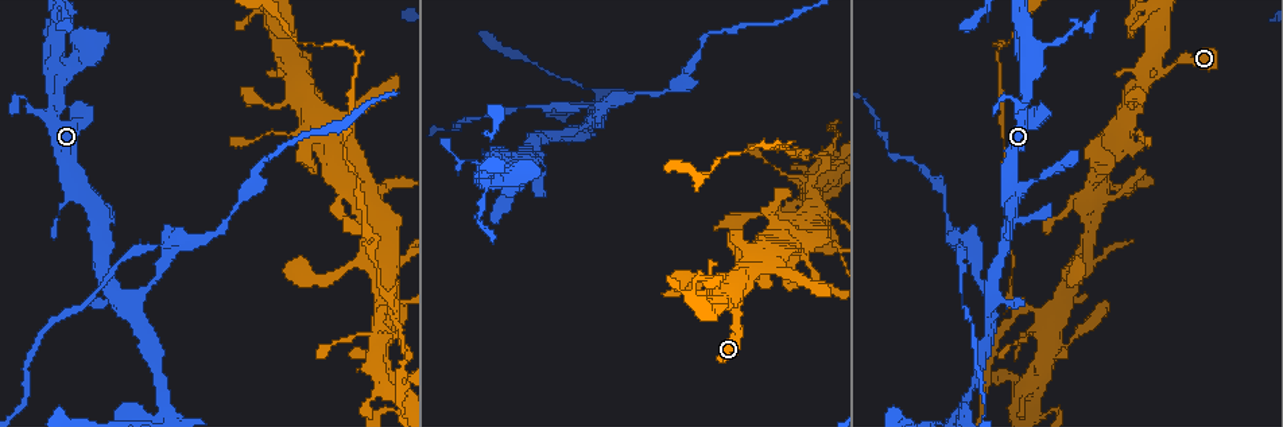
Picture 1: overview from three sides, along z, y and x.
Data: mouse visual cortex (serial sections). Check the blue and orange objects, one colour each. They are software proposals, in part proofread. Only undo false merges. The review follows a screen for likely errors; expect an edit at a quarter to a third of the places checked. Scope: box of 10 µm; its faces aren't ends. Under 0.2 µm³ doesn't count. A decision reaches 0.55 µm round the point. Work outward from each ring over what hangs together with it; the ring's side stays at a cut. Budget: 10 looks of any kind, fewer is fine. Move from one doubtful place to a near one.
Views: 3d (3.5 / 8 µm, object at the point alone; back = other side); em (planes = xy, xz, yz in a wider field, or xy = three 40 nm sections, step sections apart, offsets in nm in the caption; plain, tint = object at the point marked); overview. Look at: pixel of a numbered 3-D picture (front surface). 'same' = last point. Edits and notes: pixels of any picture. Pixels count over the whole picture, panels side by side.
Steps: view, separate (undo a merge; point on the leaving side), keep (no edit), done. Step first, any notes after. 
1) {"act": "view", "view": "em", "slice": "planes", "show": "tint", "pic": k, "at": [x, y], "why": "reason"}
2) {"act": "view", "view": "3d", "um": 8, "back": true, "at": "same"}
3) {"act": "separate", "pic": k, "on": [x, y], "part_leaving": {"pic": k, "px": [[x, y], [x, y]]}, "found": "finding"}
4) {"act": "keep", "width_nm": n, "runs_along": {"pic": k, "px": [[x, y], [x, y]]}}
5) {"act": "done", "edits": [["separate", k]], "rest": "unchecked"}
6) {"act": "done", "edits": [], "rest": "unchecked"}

{"act": "view", "view": "3d", "um": 3.5, "pic": 1, "at": [989, 295], "why": "calibre changes"}

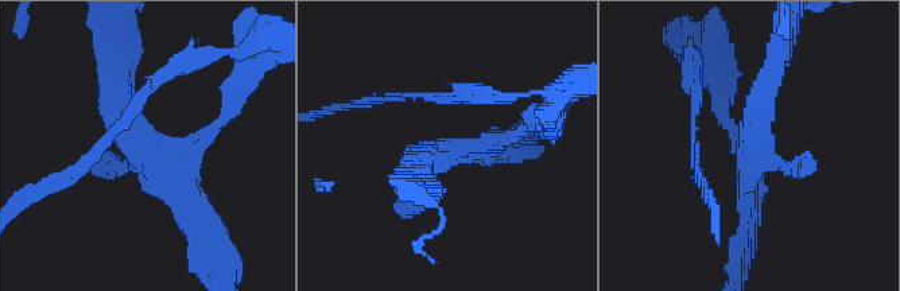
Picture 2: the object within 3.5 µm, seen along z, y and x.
{"act": "view", "view": "em", "slice": "xy", "step": 5, "show": "tint", "pic": 2, "at": [452, 150], "why": "shape alone is not enough"}

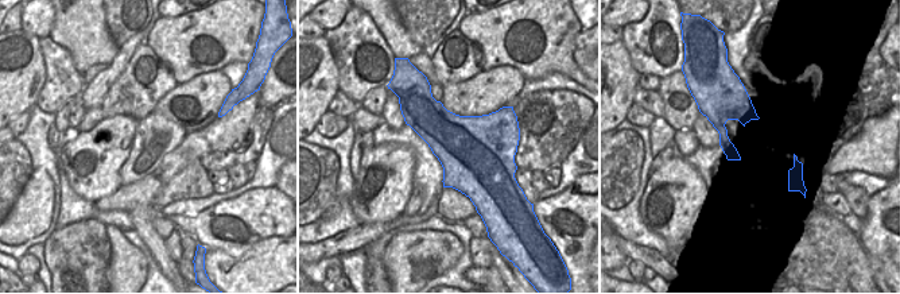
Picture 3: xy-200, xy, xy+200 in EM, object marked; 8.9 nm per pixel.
{"act": "keep", "found": "continuous, no second cell"}

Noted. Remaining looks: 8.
{"act": "view", "view": "3d", "um": 3.5, "pic": 1, "at": [599, 111], "why": "narrows sharply"}

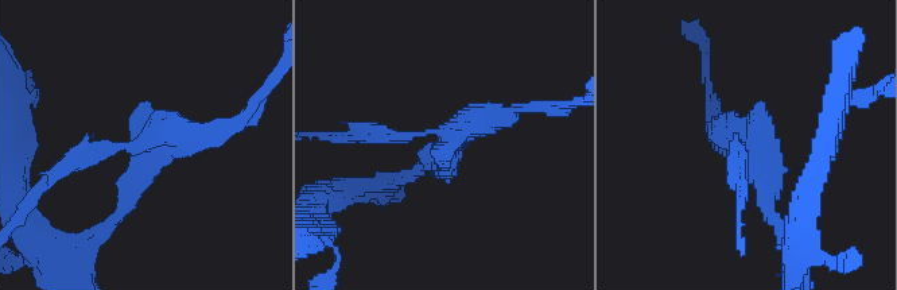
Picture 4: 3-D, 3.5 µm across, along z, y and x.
{"act": "view", "view": "em", "slice": "xy", "step": 2, "show": "tint", "pic": 4, "at": [746, 144], "why": "shape alone is not enough"}

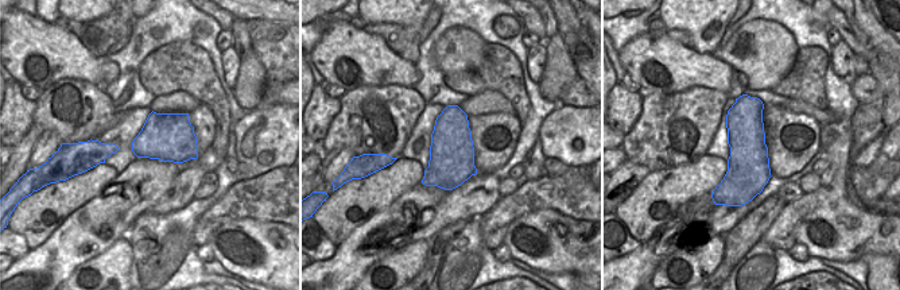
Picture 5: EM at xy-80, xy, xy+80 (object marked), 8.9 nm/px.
{"act": "separate", "pic": 4, "on": [186, 127], "part_leaving": {"pic": 4, "px": [[147, 143], [235, 127], [259, 97]]}, "found": "a second cell is stuck on"}

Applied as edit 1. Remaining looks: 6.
{"act": "view", "view": "overview"}

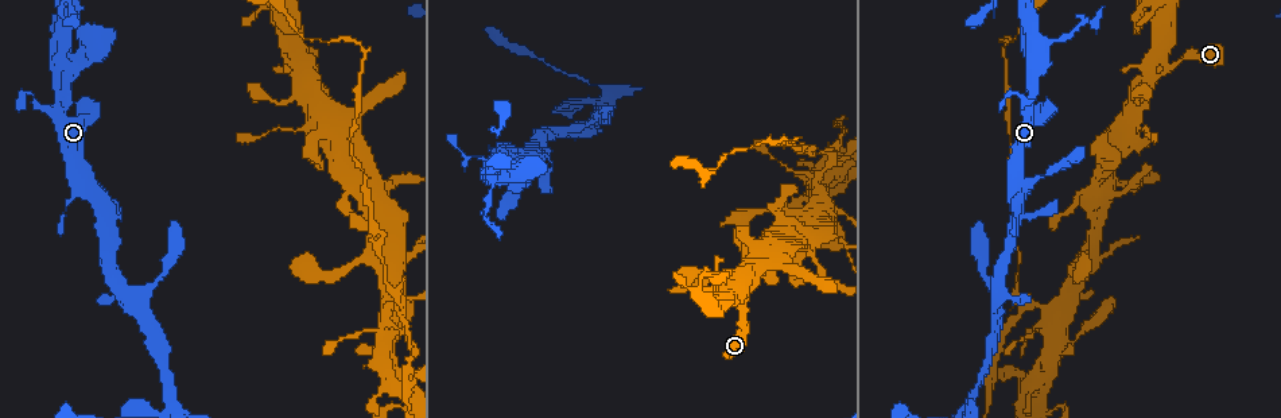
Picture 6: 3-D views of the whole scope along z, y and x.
{"act": "view", "view": "3d", "um": 3.5, "pic": 6, "at": [353, 174], "why": "thick turns thin"}

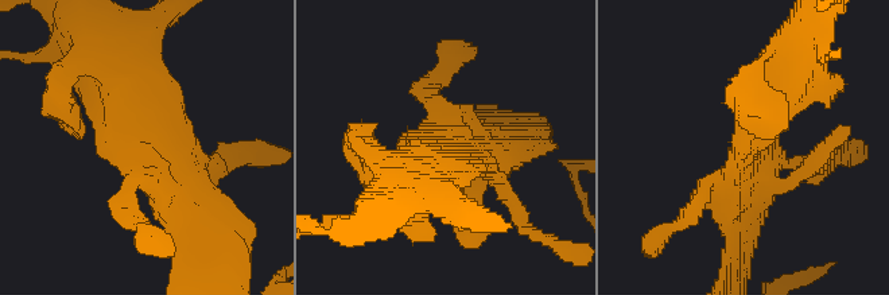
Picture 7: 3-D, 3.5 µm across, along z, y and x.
{"act": "view", "view": "em", "slice": "xy", "step": 5, "show": "tint", "pic": 7, "at": [144, 146]}

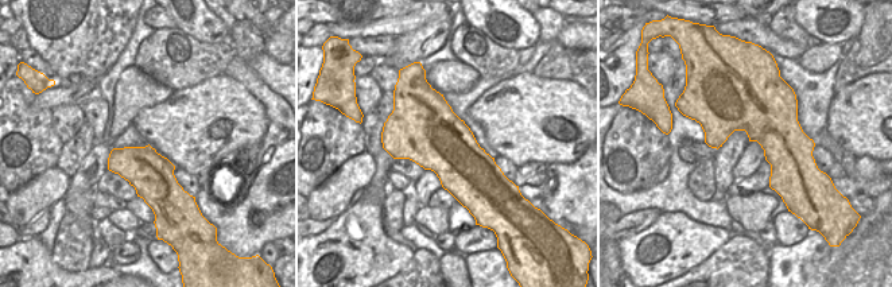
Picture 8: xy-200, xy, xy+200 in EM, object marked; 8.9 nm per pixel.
{"act": "keep", "runs_along": {"pic": 7, "px": [[109, 70], [121, 124], [209, 210]]}, "found": "all the same cell"}

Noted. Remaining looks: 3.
{"act": "view", "view": "3d", "um": 3.5, "pic": 6, "at": [398, 251], "why": "small branch off a trunk"}

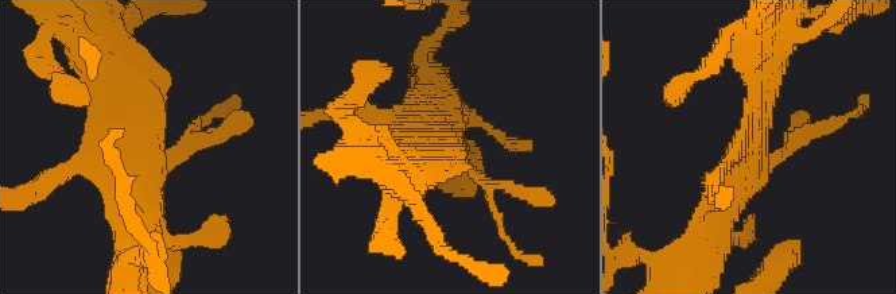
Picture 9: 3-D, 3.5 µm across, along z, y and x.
{"act": "view", "view": "em", "slice": "planes", "show": "tint", "pic": 9, "at": [147, 145]}

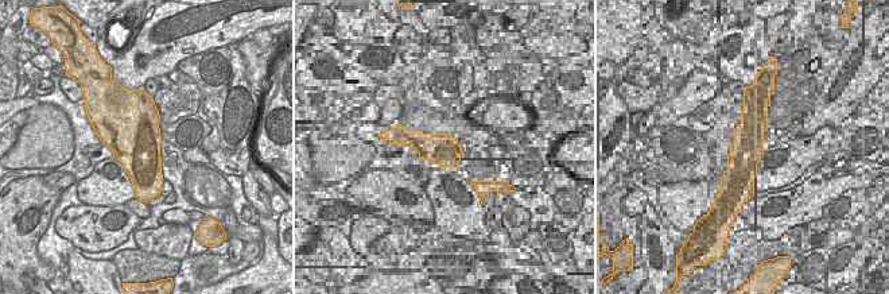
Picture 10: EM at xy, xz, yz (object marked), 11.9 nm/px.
{"act": "keep", "runs_along": {"pic": 9, "px": [[771, 65], [744, 175], [713, 229]]}, "found": "all the same cell"}

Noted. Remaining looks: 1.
{"act": "done", "edits": [["separate", 4]], "rest": "unchecked"}

